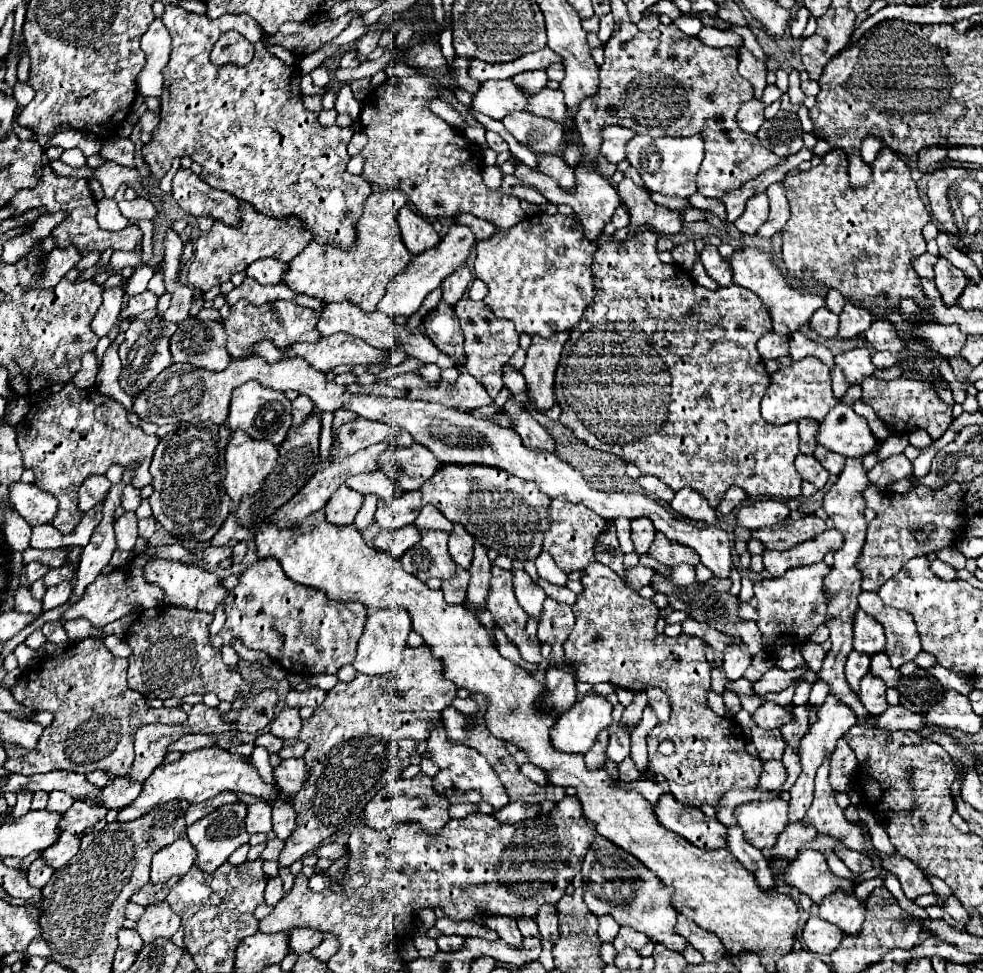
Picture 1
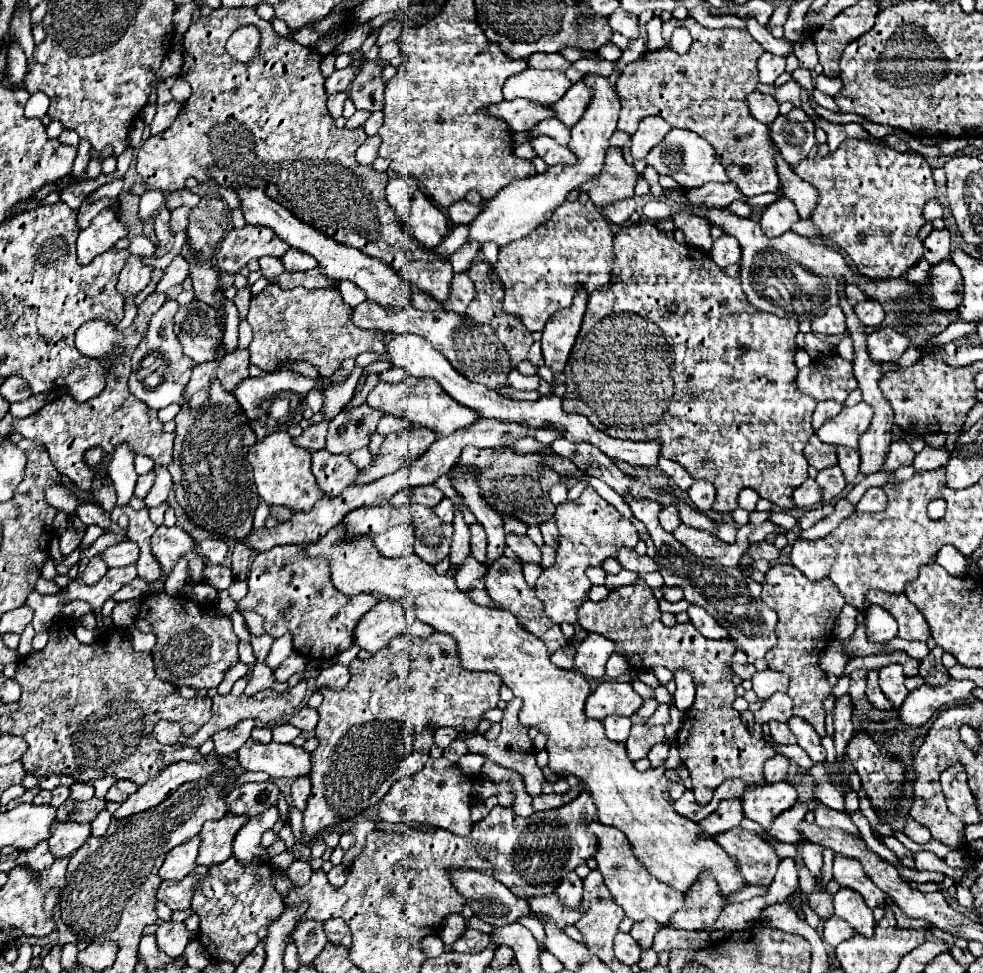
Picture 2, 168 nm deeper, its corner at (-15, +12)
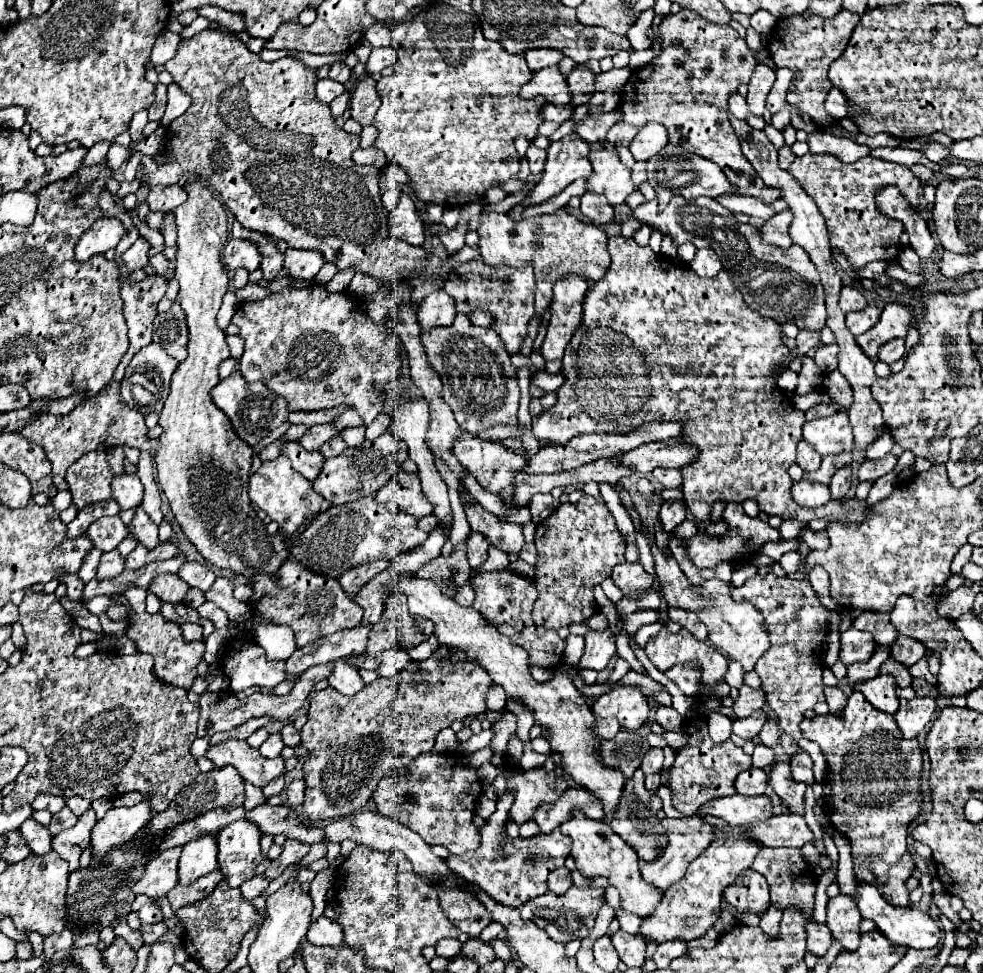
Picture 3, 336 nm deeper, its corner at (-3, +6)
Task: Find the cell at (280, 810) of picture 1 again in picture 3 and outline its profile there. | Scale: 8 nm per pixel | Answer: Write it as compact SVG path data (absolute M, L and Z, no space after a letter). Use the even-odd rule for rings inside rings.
M292 781L286 787L286 801L288 801L288 805L292 805L292 807L302 805L304 803L304 789L306 789L304 781Z

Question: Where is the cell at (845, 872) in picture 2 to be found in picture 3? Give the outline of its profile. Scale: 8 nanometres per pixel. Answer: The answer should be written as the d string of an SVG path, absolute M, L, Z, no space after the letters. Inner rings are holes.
M858 883L856 889L858 889L858 895L854 899L858 903L858 909L860 909L862 917L872 919L876 923L878 931L882 931L886 935L886 939L890 939L892 945L906 945L908 949L932 949L932 947L938 945L942 929L928 913L922 913L918 909L912 909L912 907L892 907L878 893L878 889L874 885Z

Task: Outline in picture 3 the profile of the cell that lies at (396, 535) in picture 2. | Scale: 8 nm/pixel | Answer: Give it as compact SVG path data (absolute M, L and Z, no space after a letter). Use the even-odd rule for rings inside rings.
M380 559L380 561L372 561L372 563L366 563L366 565L354 567L354 569L346 571L346 573L340 577L340 585L342 585L342 589L344 589L348 595L356 595L374 575L378 575L378 573L384 571L386 567L388 567L388 561L386 561L386 559Z

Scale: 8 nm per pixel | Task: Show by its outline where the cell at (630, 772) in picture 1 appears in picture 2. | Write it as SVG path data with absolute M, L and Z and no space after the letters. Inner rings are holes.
M658 743L658 745L654 745L654 747L650 749L650 753L648 753L650 767L652 767L652 769L656 769L656 767L664 765L666 757L668 757L668 745L666 745L666 743Z

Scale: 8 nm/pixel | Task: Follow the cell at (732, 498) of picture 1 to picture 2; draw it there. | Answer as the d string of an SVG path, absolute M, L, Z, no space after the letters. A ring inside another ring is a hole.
M750 487L742 489L740 495L738 495L738 505L742 509L746 509L746 511L754 511L754 507L756 507L756 491L750 489Z

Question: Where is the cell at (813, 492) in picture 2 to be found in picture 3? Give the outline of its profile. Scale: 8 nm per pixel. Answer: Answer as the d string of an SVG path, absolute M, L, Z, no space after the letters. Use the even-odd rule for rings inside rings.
M802 479L792 485L792 497L800 507L820 507L830 501L830 489L818 481Z

